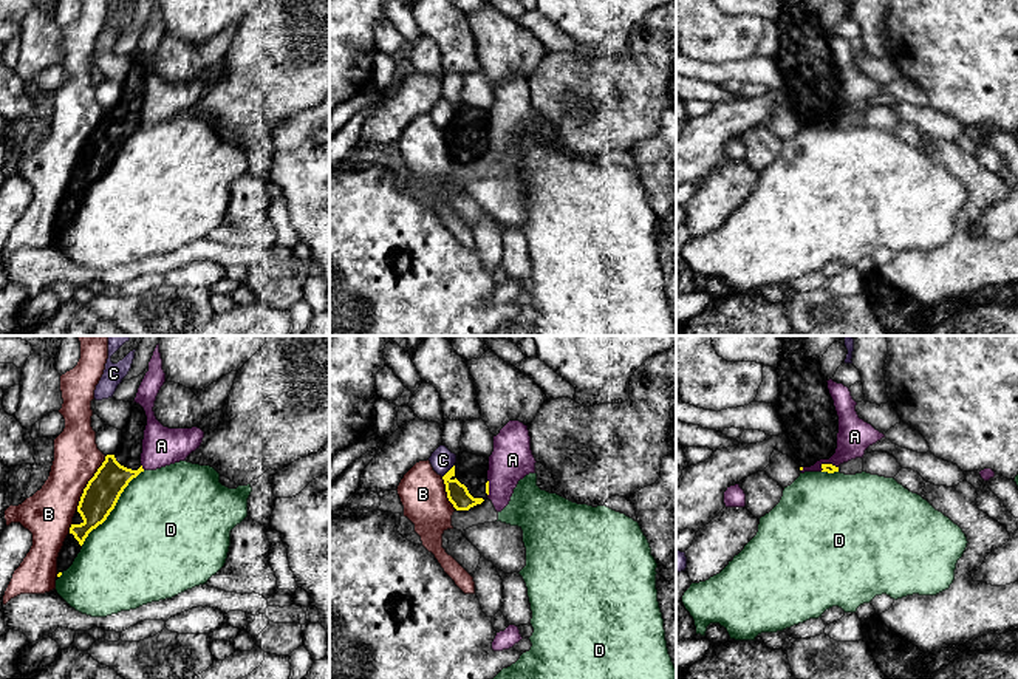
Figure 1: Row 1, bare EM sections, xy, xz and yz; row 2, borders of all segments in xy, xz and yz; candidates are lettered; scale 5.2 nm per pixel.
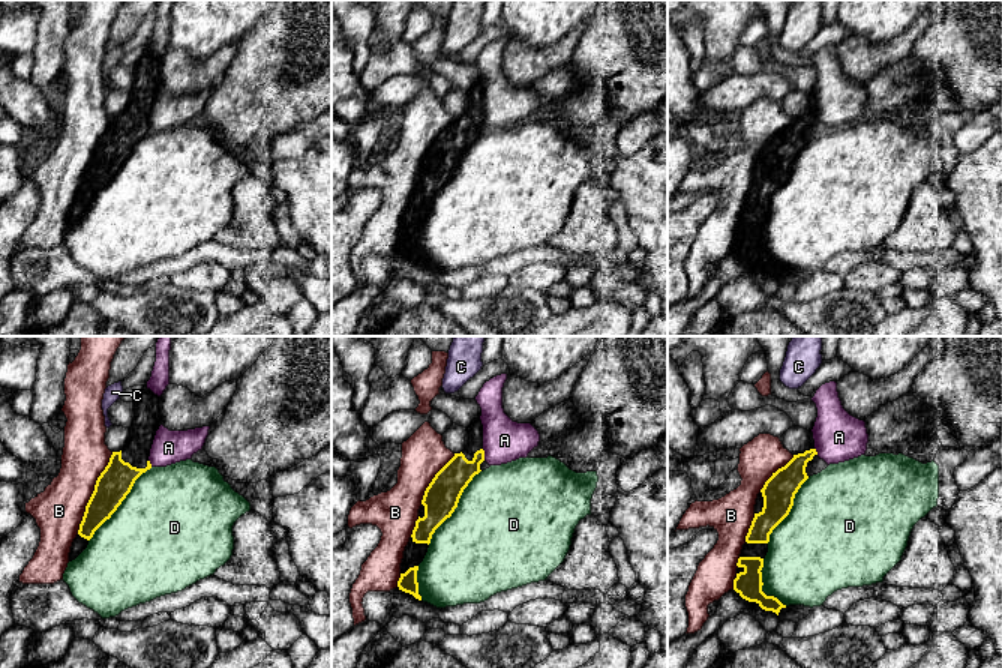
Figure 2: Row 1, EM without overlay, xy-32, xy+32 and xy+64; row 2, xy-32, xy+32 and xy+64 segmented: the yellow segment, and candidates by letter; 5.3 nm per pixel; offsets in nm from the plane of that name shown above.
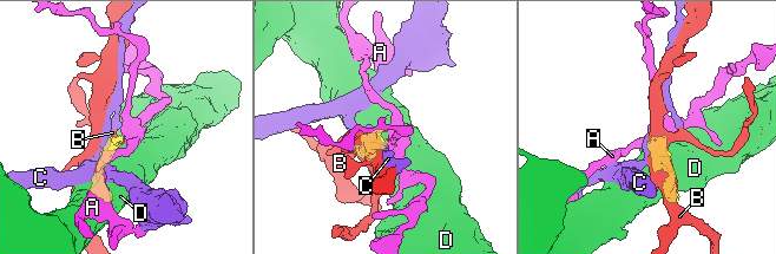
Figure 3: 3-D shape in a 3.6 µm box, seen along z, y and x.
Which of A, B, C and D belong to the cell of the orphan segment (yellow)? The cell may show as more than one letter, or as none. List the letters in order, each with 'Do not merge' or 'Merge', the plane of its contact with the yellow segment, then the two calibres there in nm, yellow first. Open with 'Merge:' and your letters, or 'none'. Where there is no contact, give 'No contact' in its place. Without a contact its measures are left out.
Merge: none
A: Do not merge. Touches yellow in yz. Thickness 50 nm (yellow) against 180 nm
B: Do not merge. Touches yellow in xy. Thickness 180 nm (yellow) against 240 nm
C: Do not merge. Touches yellow in xz. Thickness 110 nm (yellow) against 120 nm
D: Do not merge. Touches yellow in xy. Thickness 180 nm (yellow) against 500 nm

